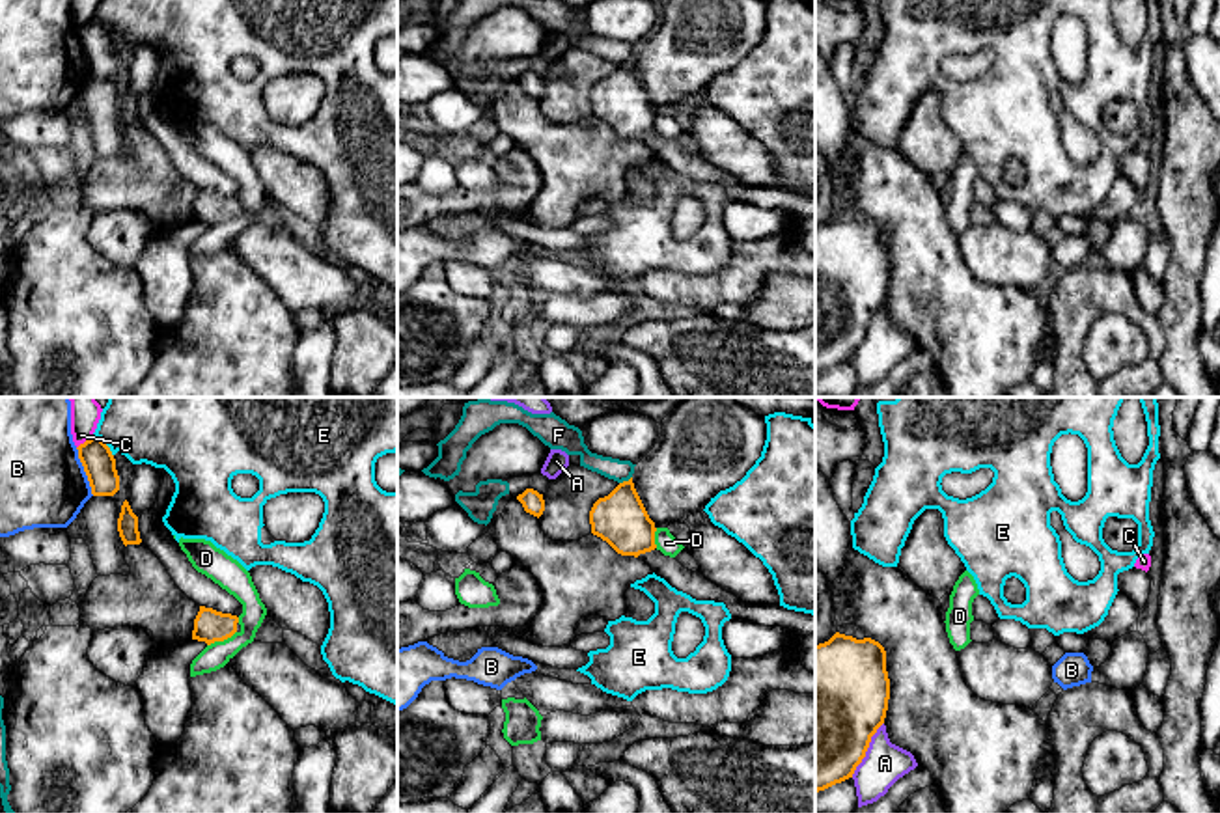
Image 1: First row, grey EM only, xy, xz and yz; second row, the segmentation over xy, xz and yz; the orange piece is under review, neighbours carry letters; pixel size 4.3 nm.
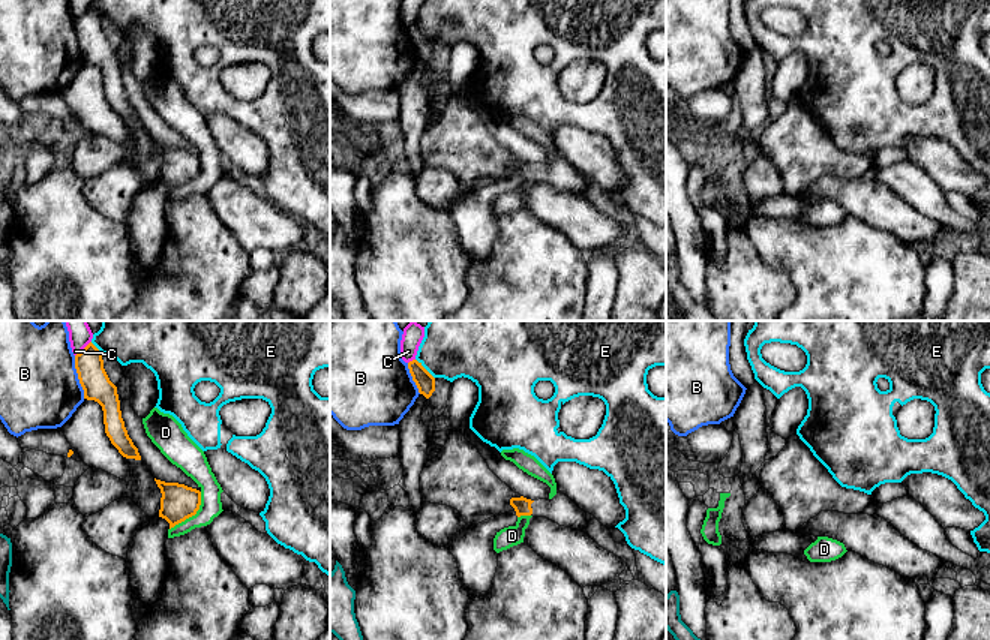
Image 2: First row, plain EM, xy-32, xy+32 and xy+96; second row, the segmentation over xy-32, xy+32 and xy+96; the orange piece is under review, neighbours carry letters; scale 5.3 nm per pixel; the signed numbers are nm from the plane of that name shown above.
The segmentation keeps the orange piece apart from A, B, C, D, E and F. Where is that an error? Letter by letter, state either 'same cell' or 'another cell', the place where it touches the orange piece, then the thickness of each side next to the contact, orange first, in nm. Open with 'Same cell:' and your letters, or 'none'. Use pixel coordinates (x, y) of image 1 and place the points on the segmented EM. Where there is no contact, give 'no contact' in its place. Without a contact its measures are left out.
Same cell: none
A: another cell; meets orange in yz at (866, 750); 500 nm thick on the orange side, 180 nm on the other
B: another cell; meets orange in xy at (84, 470); 140 nm thick on the orange side, 360 nm on the other
C: another cell; meets orange in xy at (86, 440); 140 nm thick on the orange side, 130 nm on the other
D: another cell; meets orange in xy at (221, 640); 140 nm thick on the orange side, 110 nm on the other
E: another cell; meets orange in xy at (105, 444); 140 nm thick on the orange side, 420 nm on the other
F: another cell; meets orange in xz at (625, 482); 240 nm thick on the orange side, 100 nm on the other

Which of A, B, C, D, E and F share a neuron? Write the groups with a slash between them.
A / B / C / D / E / F

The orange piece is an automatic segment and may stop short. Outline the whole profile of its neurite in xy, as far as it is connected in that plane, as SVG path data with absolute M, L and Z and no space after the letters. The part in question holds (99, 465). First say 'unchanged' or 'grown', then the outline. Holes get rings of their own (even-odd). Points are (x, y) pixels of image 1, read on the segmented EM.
unchanged | M95 434L80 444L78 459L88 475L93 496L114 496L119 490L119 475L110 448Z

